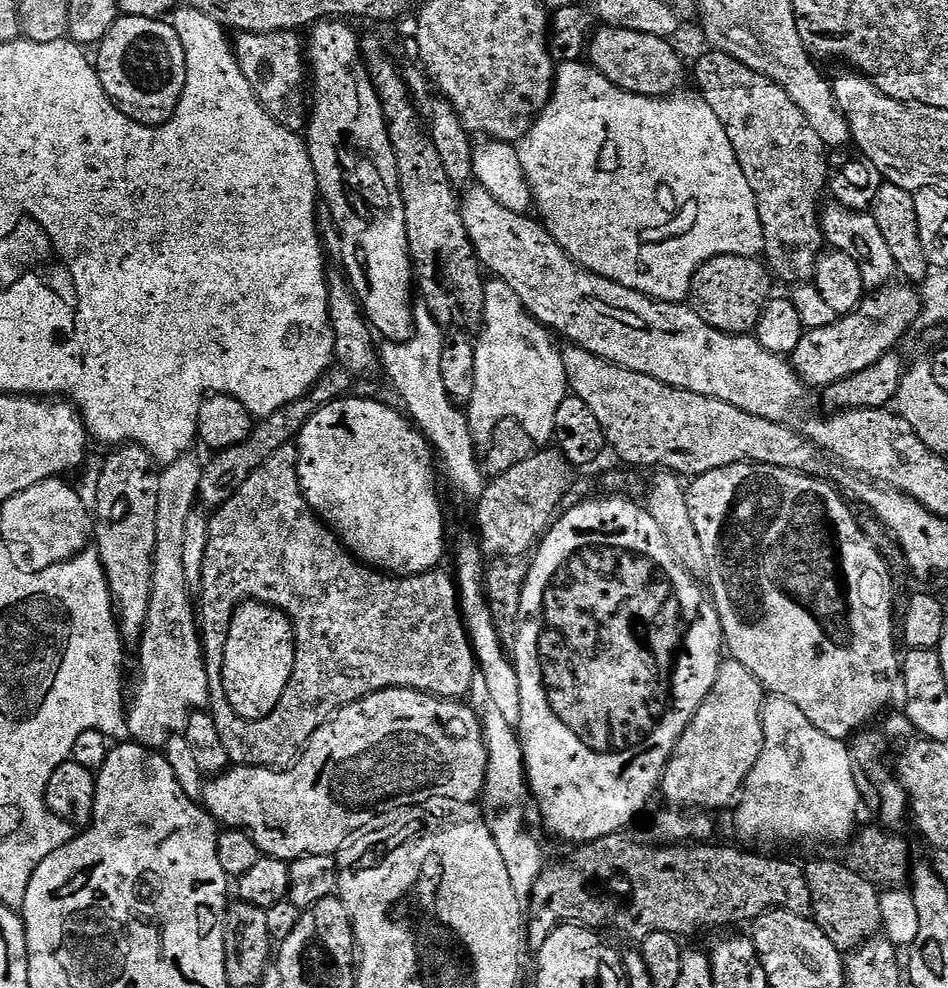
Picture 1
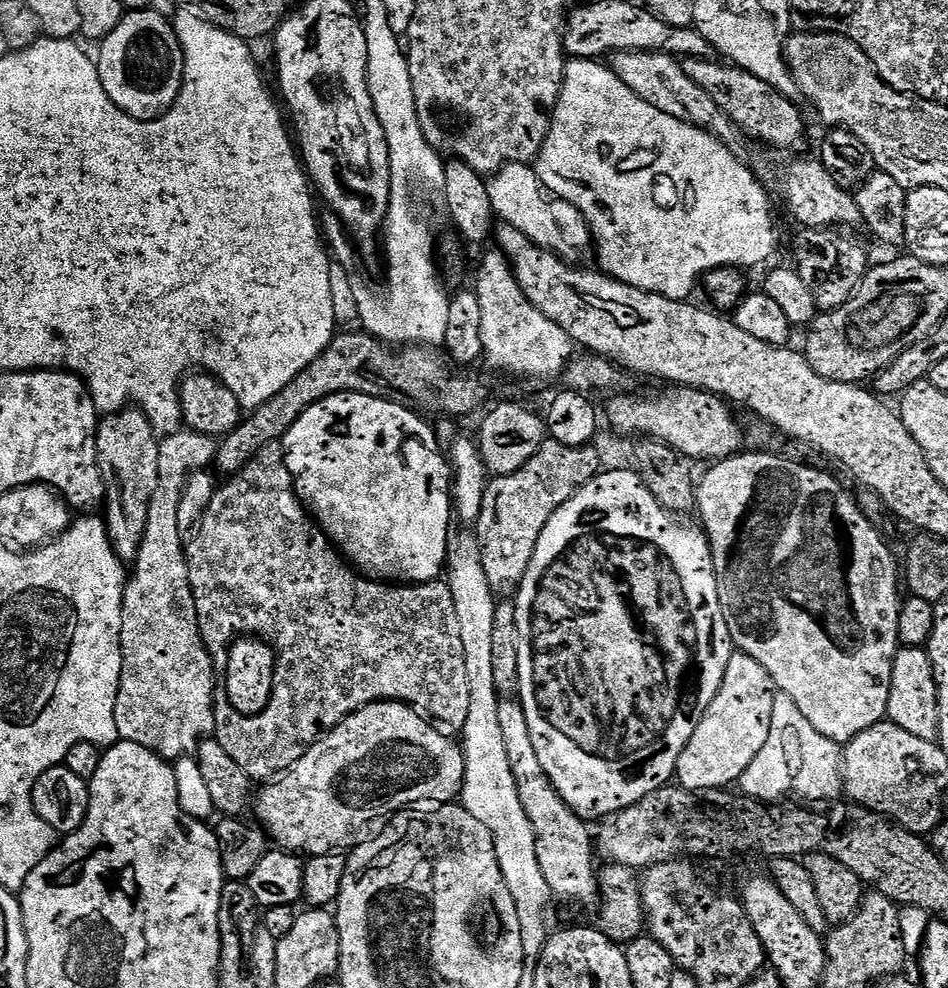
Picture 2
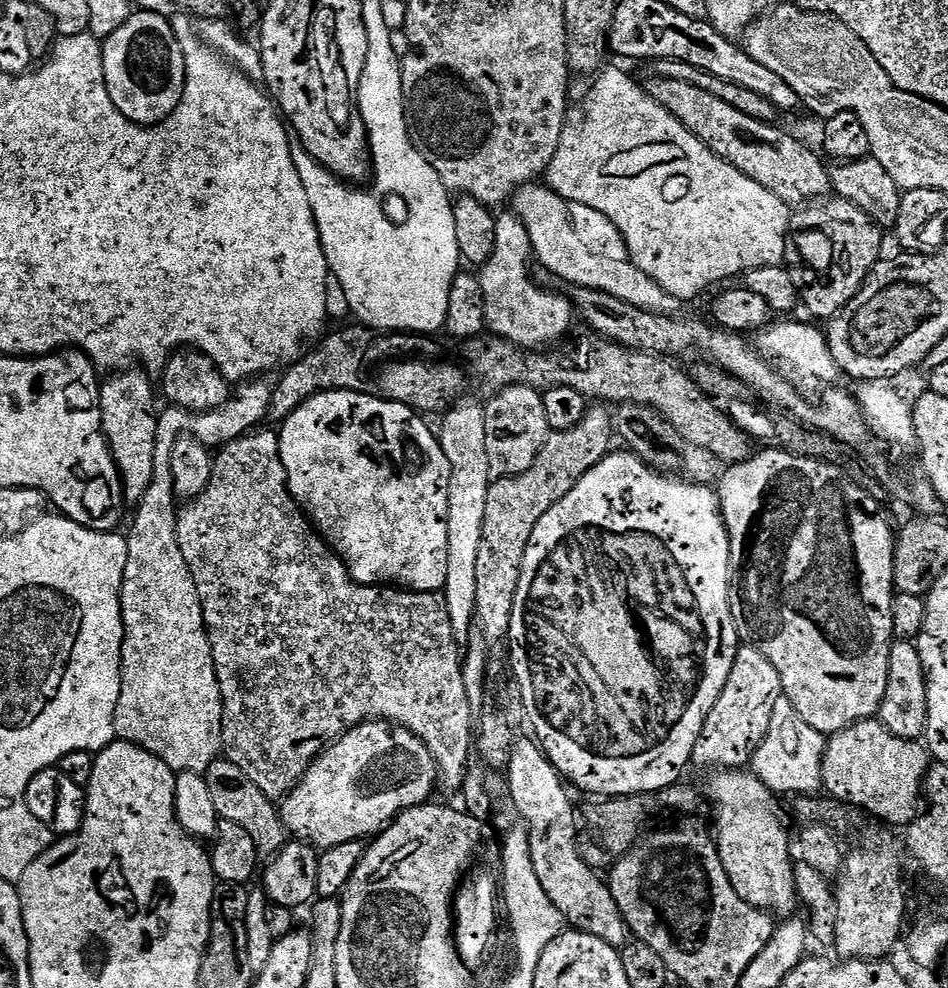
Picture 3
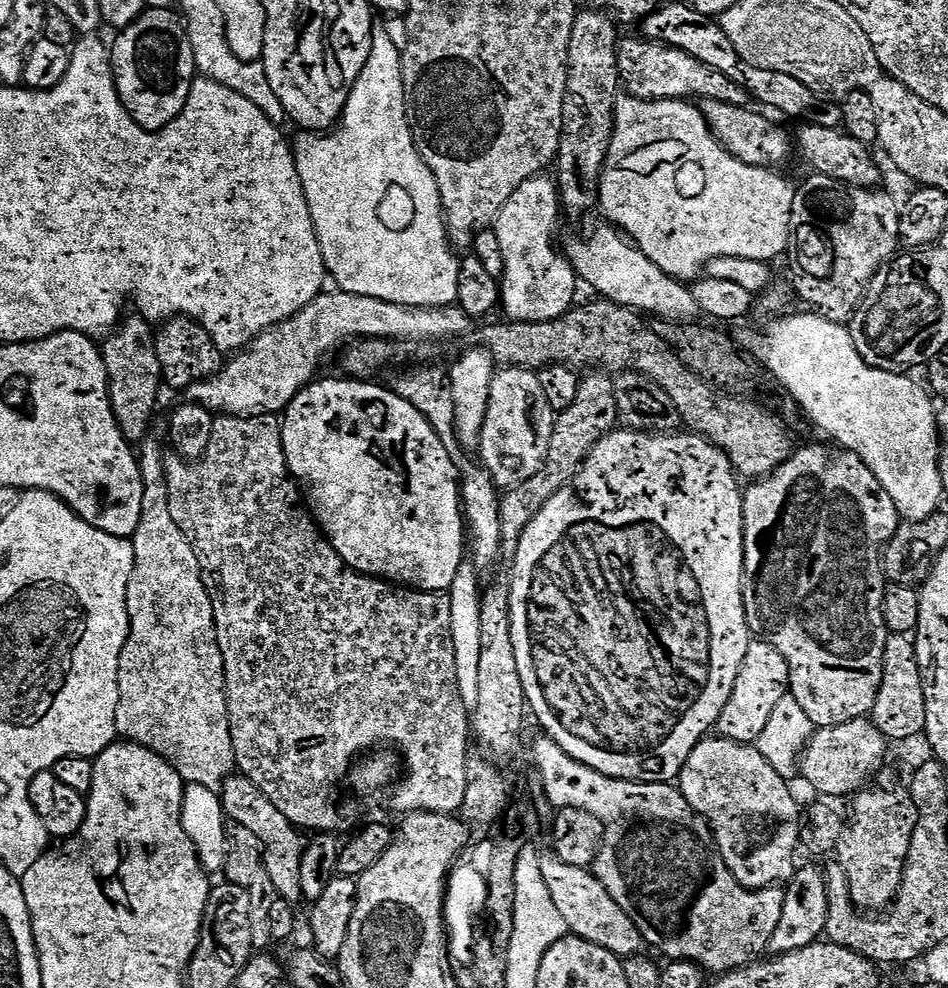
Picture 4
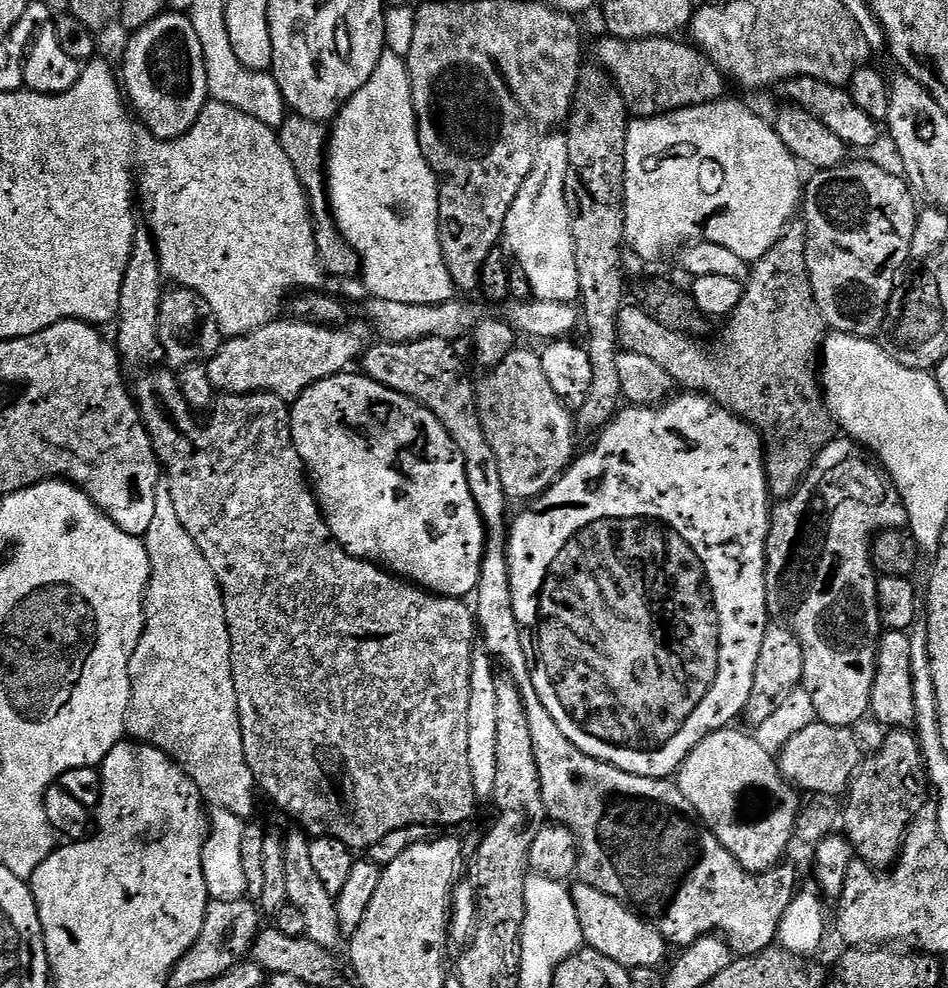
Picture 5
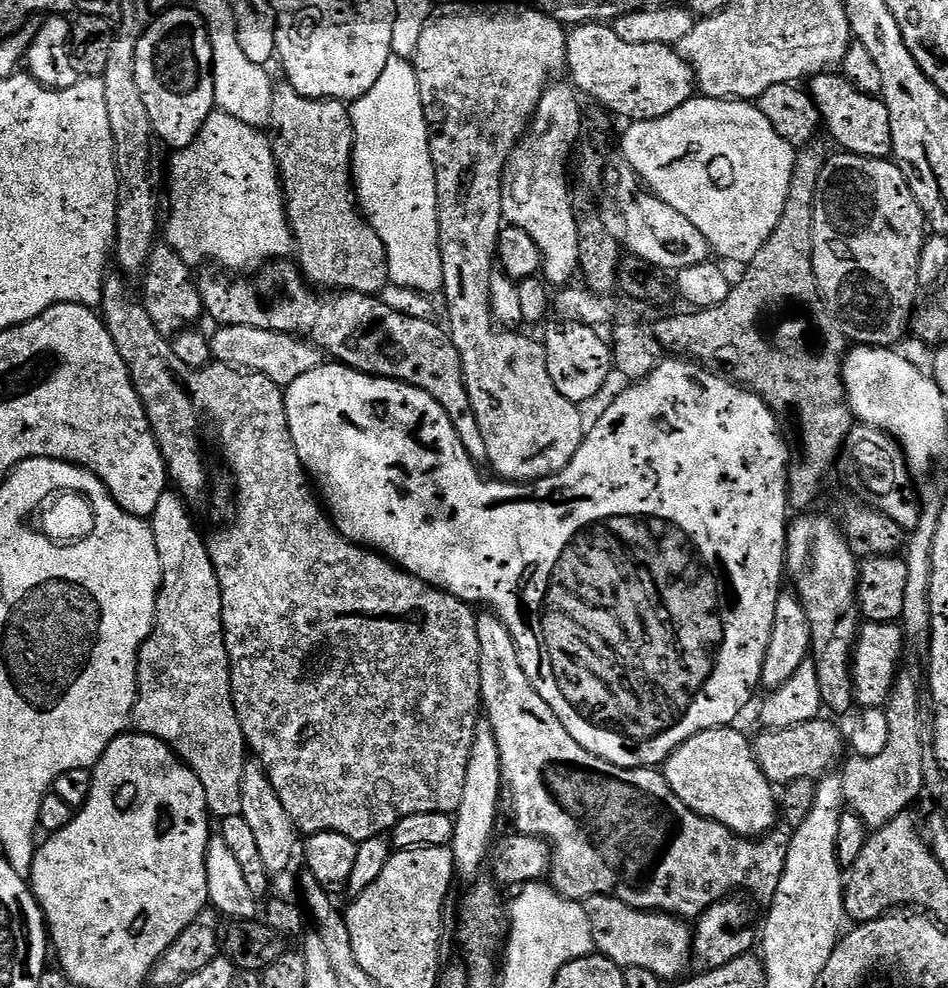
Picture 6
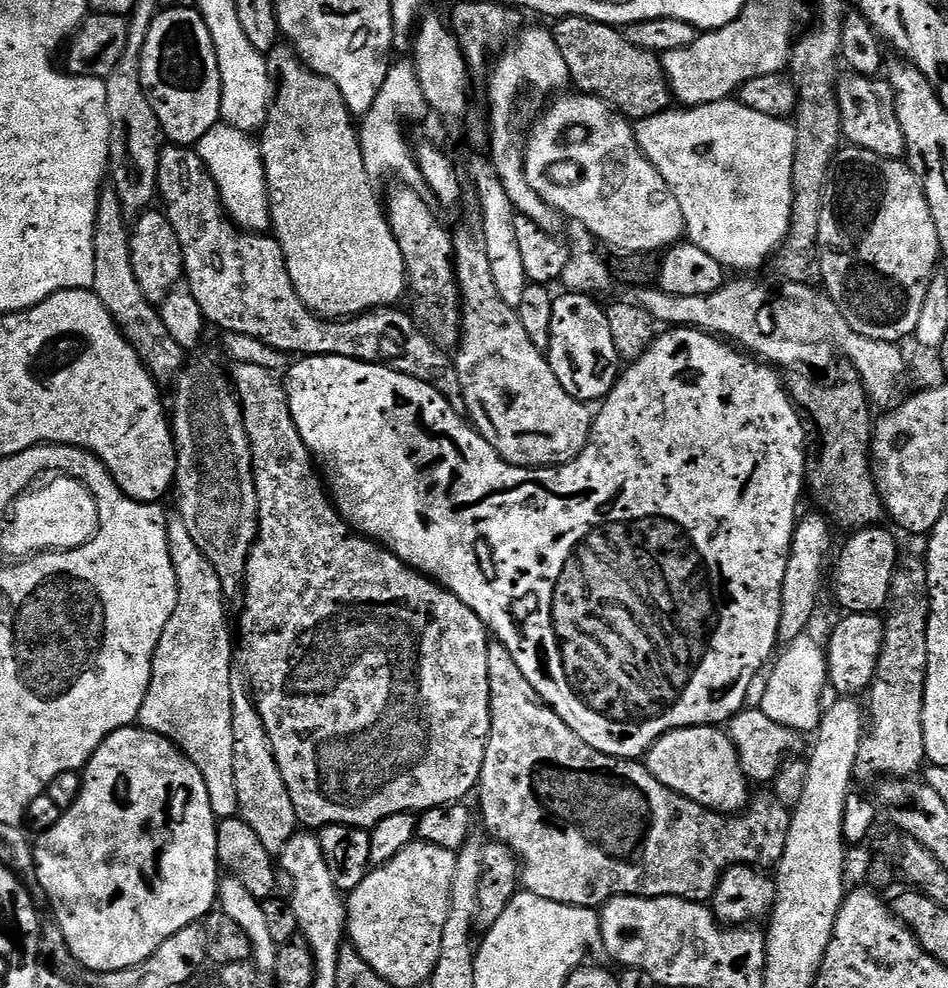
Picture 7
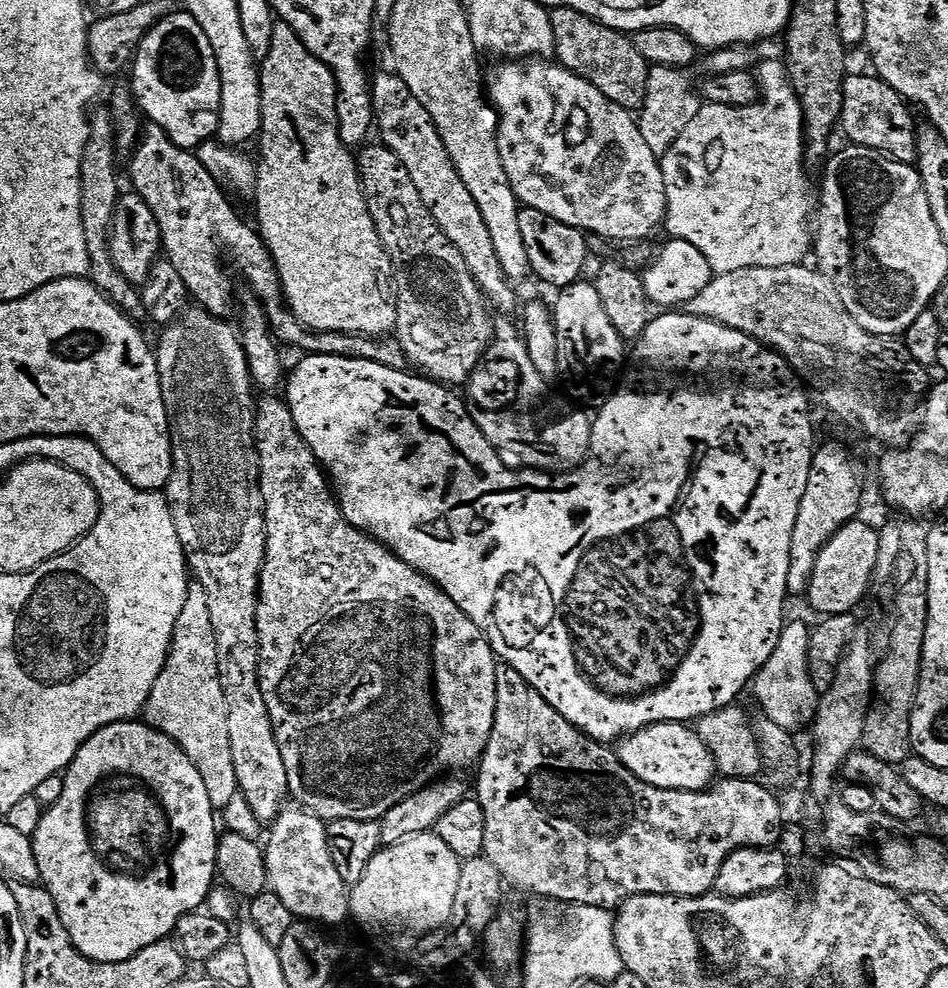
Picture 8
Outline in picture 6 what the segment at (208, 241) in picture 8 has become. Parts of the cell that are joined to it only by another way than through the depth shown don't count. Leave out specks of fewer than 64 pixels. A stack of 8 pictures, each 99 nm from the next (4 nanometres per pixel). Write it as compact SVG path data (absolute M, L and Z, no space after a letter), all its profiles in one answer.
M288 258L265 264L251 277L249 284L231 284L227 278L223 271L212 270L209 276L201 275L198 280L204 311L217 320L217 325L254 326L258 330L299 336L315 344L321 353L328 355L329 352L333 361L348 368L420 388L446 410L472 459L487 461L486 442L464 385L460 349L441 325L440 329L420 316L395 312L390 305L367 292L340 292L329 295L332 296L329 300L319 300L317 293L305 283L303 272Z

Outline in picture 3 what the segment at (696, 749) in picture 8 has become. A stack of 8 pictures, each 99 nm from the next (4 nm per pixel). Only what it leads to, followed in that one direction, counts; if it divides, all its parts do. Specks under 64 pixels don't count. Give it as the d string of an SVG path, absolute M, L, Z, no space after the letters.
M716 770L711 773L712 776L708 780L708 796L706 792L706 800L708 803L708 800L710 803L712 803L712 808L714 811L716 811L716 832L714 831L714 839L716 841L716 853L720 855L720 861L722 862L722 866L726 870L726 874L730 878L730 886L734 886L734 890L738 894L738 898L742 898L742 902L750 902L750 906L754 906L755 908L760 908L763 910L763 912L767 912L769 914L775 914L777 917L780 915L780 918L788 918L793 915L792 911L797 911L798 908L798 901L796 899L796 887L794 886L794 852L793 849L790 847L790 840L788 844L788 832L786 829L784 829L784 820L782 817L780 817L780 812L778 809L776 809L776 800L774 797L773 789L768 788L760 779L757 778L756 773L751 770Z

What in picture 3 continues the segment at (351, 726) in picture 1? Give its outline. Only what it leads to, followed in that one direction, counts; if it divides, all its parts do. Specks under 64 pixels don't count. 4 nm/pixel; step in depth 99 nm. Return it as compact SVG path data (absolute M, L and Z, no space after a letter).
M365 720L320 753L300 783L283 797L278 809L289 837L323 850L342 846L342 842L367 841L375 837L407 808L429 803L435 788L438 788L436 760L410 729L393 724L390 720Z

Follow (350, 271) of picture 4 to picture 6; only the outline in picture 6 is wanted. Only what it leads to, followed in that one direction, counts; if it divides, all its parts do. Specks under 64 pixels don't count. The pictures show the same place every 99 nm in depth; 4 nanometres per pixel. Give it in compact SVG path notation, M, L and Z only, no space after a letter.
M392 55L378 82L374 82L362 98L351 101L350 111L356 139L352 151L352 183L356 189L356 203L374 234L382 238L388 259L389 281L412 292L439 293L444 287L444 275L438 230L438 190L428 141L428 123L418 90L418 74L411 59Z

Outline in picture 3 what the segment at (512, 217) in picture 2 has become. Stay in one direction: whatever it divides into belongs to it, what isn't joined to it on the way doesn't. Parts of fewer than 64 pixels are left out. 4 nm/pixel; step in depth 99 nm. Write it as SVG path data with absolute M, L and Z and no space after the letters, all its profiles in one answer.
M540 182L525 184L523 188L519 188L510 201L510 208L530 234L535 259L540 259L541 266L558 279L565 280L576 288L590 288L614 298L622 298L622 302L630 302L630 306L647 312L672 314L677 311L677 300L666 290L662 290L662 286L658 286L654 278L638 270L638 266L630 258L626 242L613 224L602 224L602 252L594 250L580 236L572 220L569 201L563 200L555 190Z

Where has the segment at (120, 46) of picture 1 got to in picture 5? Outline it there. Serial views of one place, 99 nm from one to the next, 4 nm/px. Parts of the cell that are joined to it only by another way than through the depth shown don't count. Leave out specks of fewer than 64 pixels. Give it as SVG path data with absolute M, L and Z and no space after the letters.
M174 11L161 14L132 38L124 52L123 91L134 112L136 107L139 123L152 135L160 140L177 140L198 122L198 114L210 99L202 42L194 34L191 15Z

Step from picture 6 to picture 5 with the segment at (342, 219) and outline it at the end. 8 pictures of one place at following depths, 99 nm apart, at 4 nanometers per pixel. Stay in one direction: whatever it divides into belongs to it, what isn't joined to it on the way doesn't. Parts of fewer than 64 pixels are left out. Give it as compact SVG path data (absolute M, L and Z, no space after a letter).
M292 114L285 119L284 125L279 128L278 139L282 150L286 150L286 158L290 158L290 166L294 166L294 174L298 174L304 192L308 196L308 210L312 213L312 226L316 229L316 249L325 273L329 277L357 275L360 272L360 256L352 249L350 242L344 240L344 235L336 227L328 203L326 157L330 139L329 129L321 121Z

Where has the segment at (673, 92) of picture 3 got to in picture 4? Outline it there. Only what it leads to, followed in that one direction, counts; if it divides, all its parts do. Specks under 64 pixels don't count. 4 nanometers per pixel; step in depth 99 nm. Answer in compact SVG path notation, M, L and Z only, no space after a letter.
M705 99L702 104L703 120L708 124L712 137L724 147L730 155L752 168L776 170L794 156L794 140L781 129L779 123L768 122L762 114L751 107L739 108L722 101Z

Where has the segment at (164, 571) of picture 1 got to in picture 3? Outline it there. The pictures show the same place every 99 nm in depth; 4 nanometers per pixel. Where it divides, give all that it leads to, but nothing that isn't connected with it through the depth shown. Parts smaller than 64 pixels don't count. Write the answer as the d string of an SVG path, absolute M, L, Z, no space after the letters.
M256 378L247 386L237 387L232 399L228 403L223 404L216 412L187 412L185 408L168 406L165 407L165 412L163 409L159 413L158 438L156 439L156 449L154 450L154 478L150 482L150 486L146 490L144 497L140 499L139 504L135 505L134 512L136 512L136 517L132 520L132 529L126 532L128 557L126 558L126 574L124 575L122 590L120 591L120 605L122 606L122 618L124 619L124 645L122 646L122 662L120 663L122 690L118 698L118 710L114 714L114 726L116 727L117 737L123 743L136 744L139 748L145 748L150 754L154 754L162 762L166 762L166 766L170 766L170 770L177 774L182 772L204 774L215 760L221 759L224 747L224 735L222 734L222 726L224 725L224 699L220 693L218 674L214 670L214 658L212 657L212 647L208 641L208 628L204 624L202 602L198 598L198 590L194 586L194 578L186 566L186 558L182 558L182 550L178 546L178 538L176 537L176 517L178 515L178 507L176 508L176 505L178 505L178 499L171 476L171 450L175 446L176 440L183 435L197 438L209 450L219 449L230 440L237 440L240 436L249 435L253 429L261 425L258 423L261 421L264 422L267 419L268 411L272 405L272 391L274 388L271 383L267 384L266 381L267 379L264 378Z

